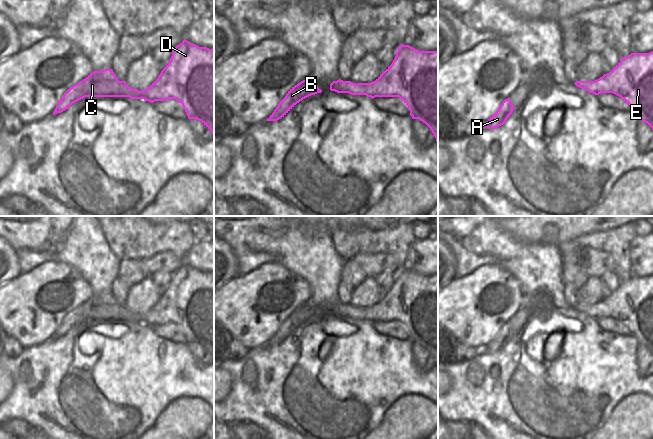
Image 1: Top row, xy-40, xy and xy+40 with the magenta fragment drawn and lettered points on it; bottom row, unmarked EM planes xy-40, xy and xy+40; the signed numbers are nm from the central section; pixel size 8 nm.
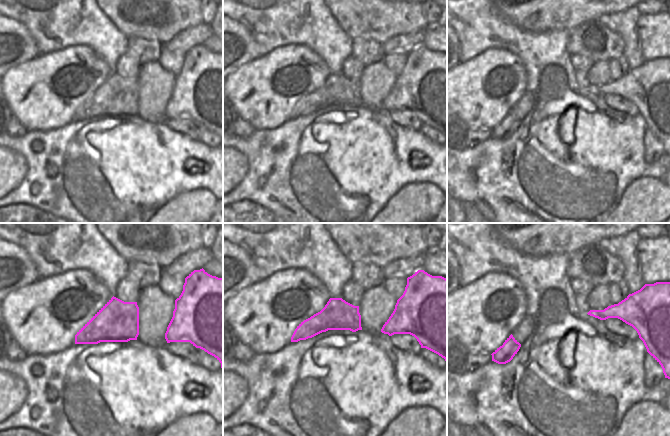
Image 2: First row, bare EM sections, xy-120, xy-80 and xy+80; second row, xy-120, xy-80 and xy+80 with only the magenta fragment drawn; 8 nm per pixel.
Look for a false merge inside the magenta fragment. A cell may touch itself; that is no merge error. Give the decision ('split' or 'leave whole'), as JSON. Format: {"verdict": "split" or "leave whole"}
{"verdict": "split"}

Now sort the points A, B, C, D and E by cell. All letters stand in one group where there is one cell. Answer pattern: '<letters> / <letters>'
A B C / D E

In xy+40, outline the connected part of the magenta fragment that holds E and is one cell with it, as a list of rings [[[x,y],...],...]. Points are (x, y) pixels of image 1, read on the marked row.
[[[653,51],[649,53],[631,53],[620,59],[620,62],[607,74],[595,81],[576,81],[584,85],[589,93],[613,93],[621,97],[638,116],[653,130]]]

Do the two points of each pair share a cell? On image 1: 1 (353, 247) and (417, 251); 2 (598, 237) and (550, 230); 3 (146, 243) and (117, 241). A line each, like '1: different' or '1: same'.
1: different
2: different
3: same

